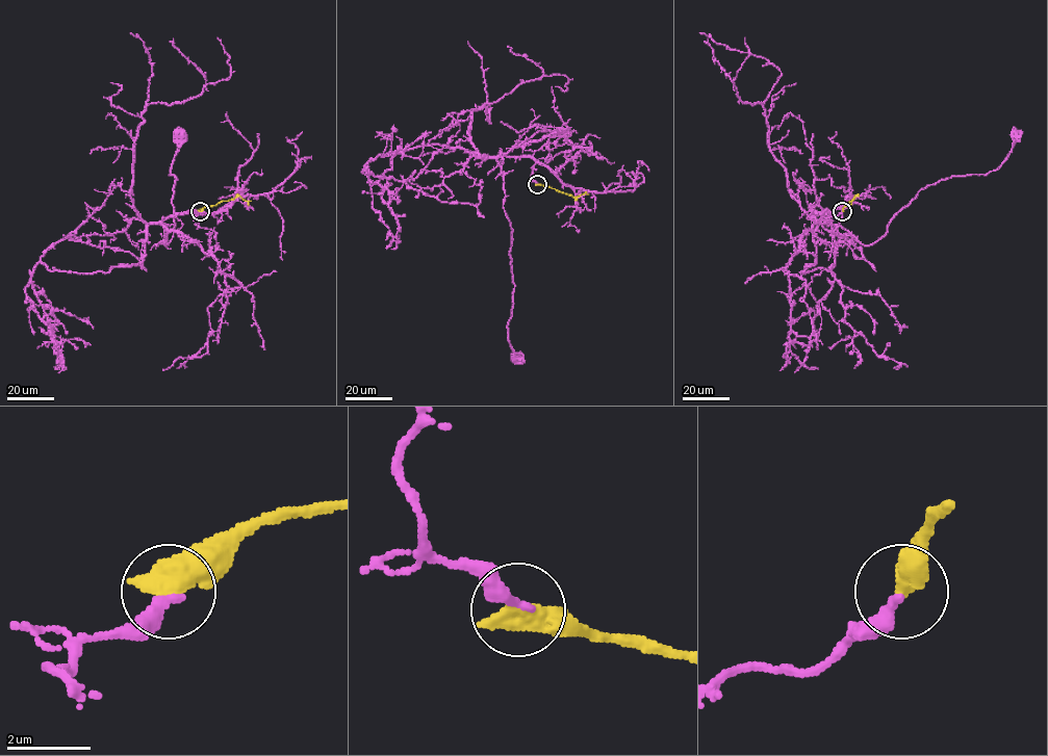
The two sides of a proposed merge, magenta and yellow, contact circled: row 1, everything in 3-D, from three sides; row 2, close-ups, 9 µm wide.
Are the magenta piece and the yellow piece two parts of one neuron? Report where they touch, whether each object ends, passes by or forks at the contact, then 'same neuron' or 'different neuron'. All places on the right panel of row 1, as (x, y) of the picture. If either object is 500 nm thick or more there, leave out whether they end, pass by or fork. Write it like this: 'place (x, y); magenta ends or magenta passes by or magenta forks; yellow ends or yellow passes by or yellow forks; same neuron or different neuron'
place (842, 211); different neuron

